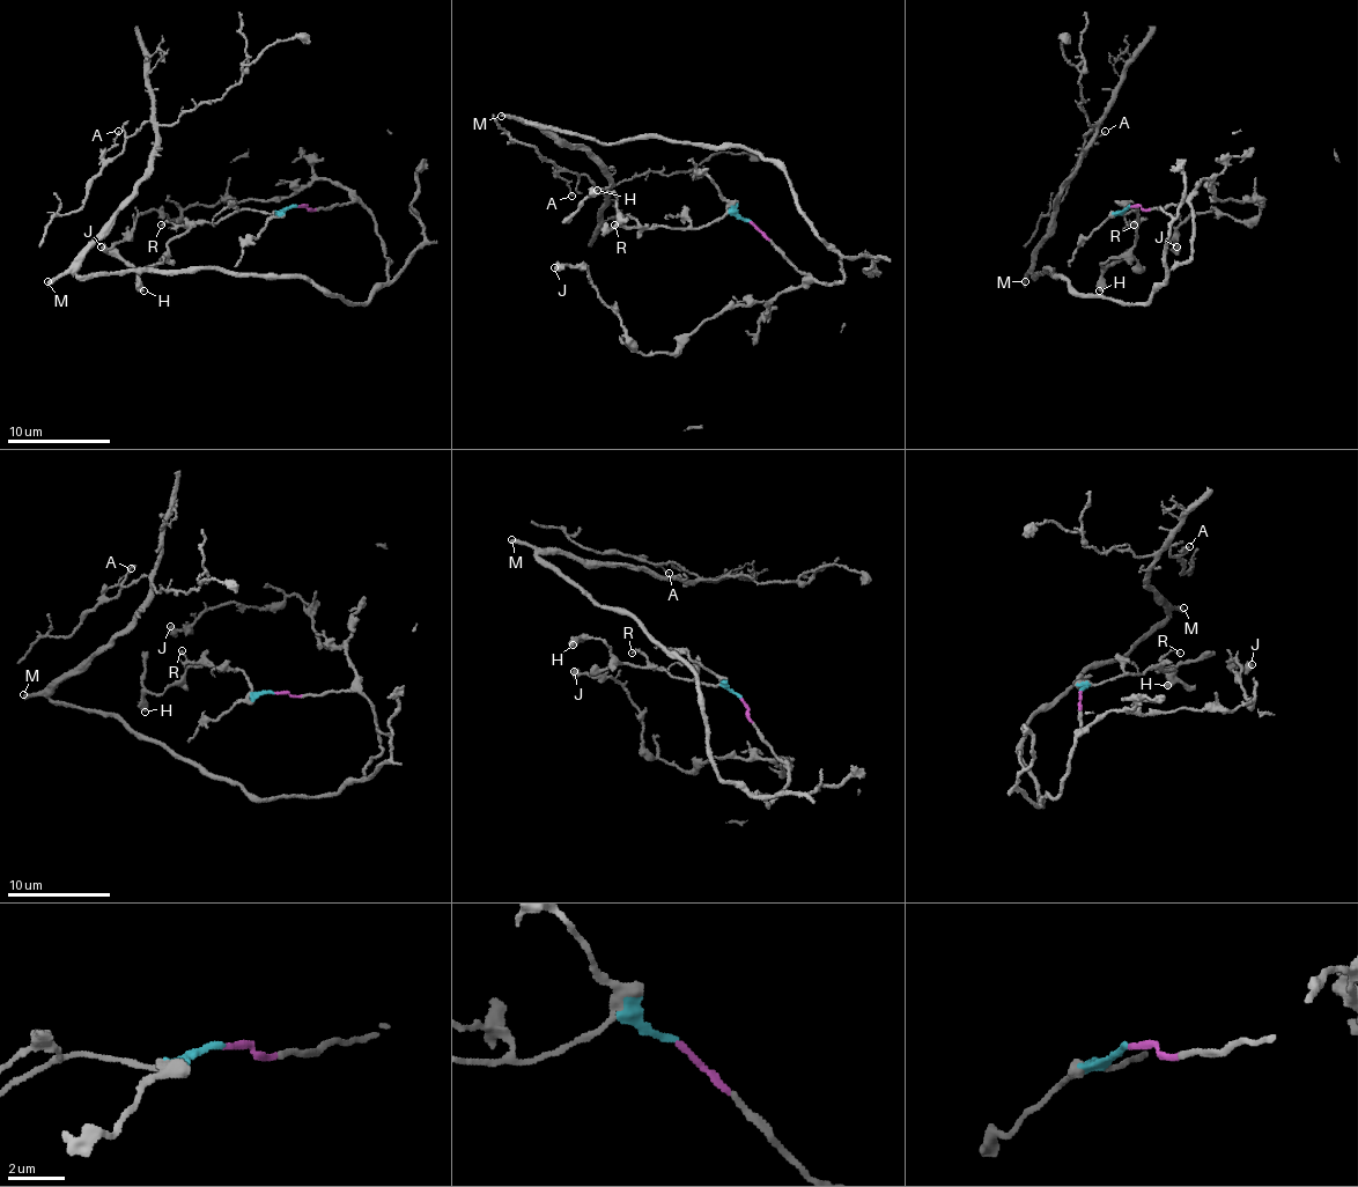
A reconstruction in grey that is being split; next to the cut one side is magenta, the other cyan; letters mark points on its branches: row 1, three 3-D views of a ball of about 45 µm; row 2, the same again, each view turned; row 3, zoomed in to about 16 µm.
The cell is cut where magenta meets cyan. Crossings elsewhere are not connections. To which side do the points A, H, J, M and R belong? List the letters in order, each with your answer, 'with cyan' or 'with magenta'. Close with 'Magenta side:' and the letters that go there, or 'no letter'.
A: with magenta
H: with cyan
J: with magenta
M: with magenta
R: with cyan
Magenta side: A, J, M

